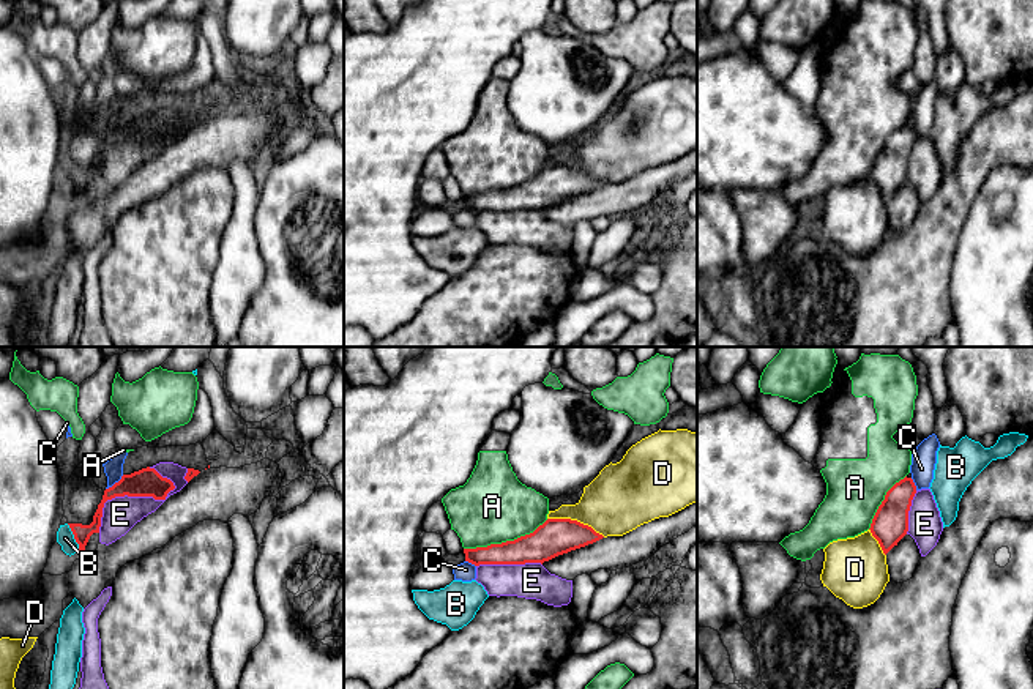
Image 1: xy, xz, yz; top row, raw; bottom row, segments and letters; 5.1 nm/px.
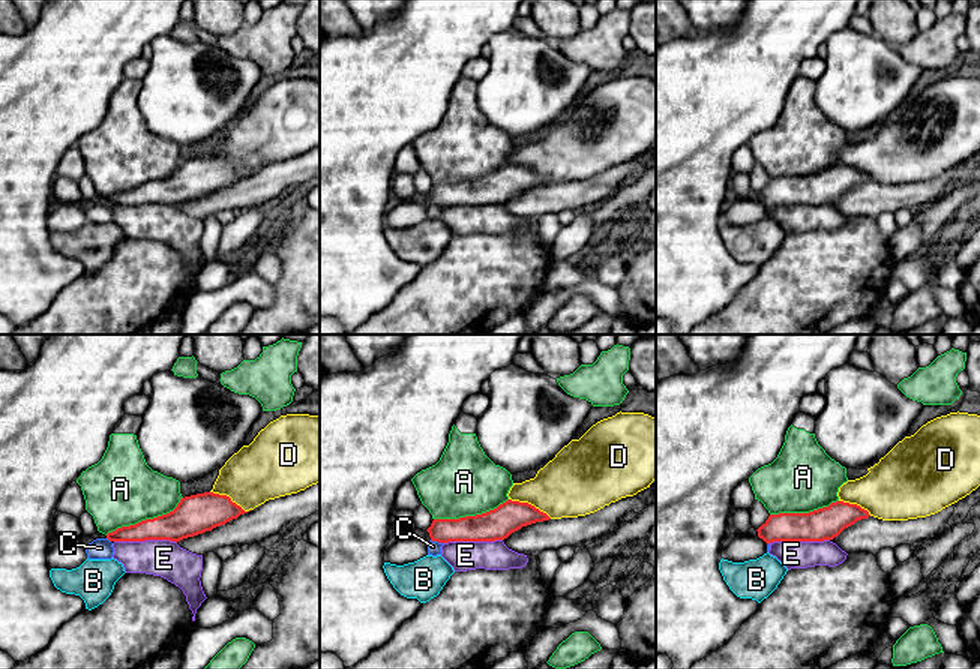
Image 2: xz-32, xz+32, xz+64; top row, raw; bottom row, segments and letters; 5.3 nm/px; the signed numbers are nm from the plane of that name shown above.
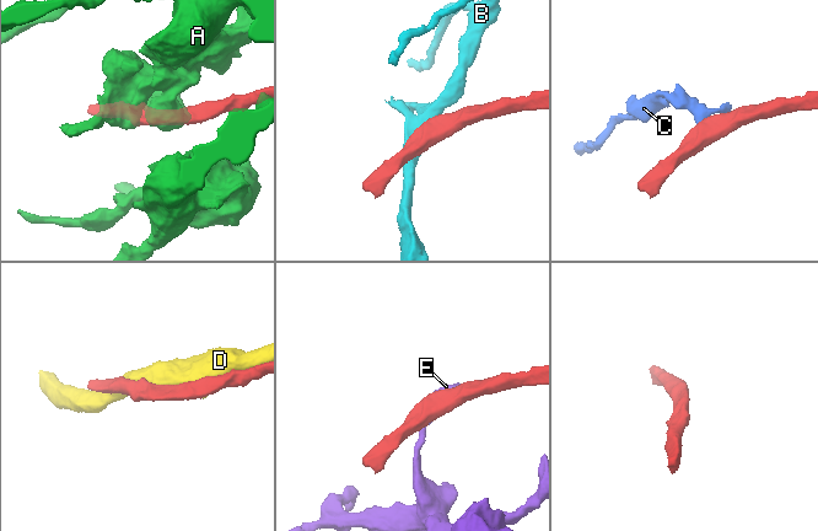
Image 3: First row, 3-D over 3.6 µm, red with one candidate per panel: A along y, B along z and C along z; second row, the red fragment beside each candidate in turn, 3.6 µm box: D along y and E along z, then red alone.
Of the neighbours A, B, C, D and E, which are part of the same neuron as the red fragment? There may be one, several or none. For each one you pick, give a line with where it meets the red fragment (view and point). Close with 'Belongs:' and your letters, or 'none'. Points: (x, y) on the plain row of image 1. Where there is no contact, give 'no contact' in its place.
Belongs: none

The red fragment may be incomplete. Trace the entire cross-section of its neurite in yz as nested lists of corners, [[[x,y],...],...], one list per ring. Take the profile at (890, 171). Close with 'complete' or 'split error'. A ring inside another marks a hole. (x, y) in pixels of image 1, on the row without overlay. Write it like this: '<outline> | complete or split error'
[[[912,125],[896,129],[878,153],[871,180],[886,202],[889,227],[904,230],[913,224],[921,207],[919,196],[908,178],[908,158],[916,140]]] | split error

